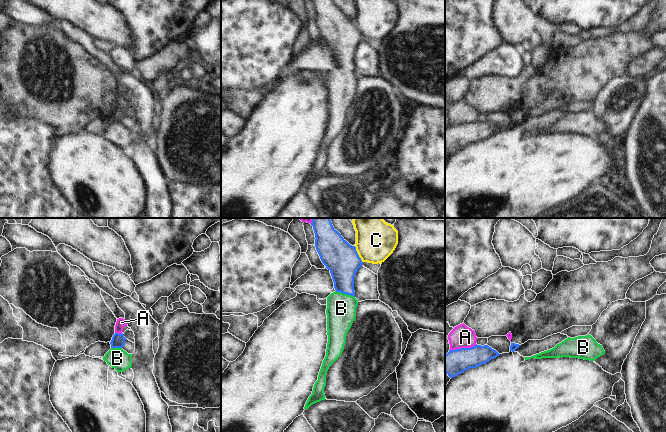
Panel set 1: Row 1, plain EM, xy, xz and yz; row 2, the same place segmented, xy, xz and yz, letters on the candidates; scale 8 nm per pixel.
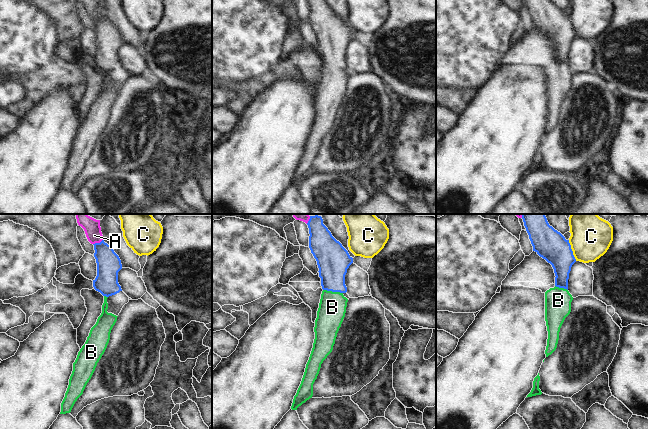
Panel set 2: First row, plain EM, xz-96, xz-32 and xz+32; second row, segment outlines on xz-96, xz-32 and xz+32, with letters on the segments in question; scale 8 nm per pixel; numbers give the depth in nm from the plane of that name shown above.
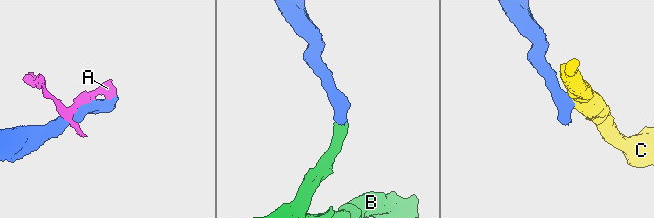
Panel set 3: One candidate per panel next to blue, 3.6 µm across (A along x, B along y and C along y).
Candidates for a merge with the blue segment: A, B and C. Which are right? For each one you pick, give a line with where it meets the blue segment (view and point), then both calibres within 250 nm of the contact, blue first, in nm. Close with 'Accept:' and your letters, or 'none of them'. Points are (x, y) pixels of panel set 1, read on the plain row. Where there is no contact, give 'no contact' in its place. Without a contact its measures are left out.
B: contact xz (345, 69); calibres 260 and 240 nm
Accept: B

